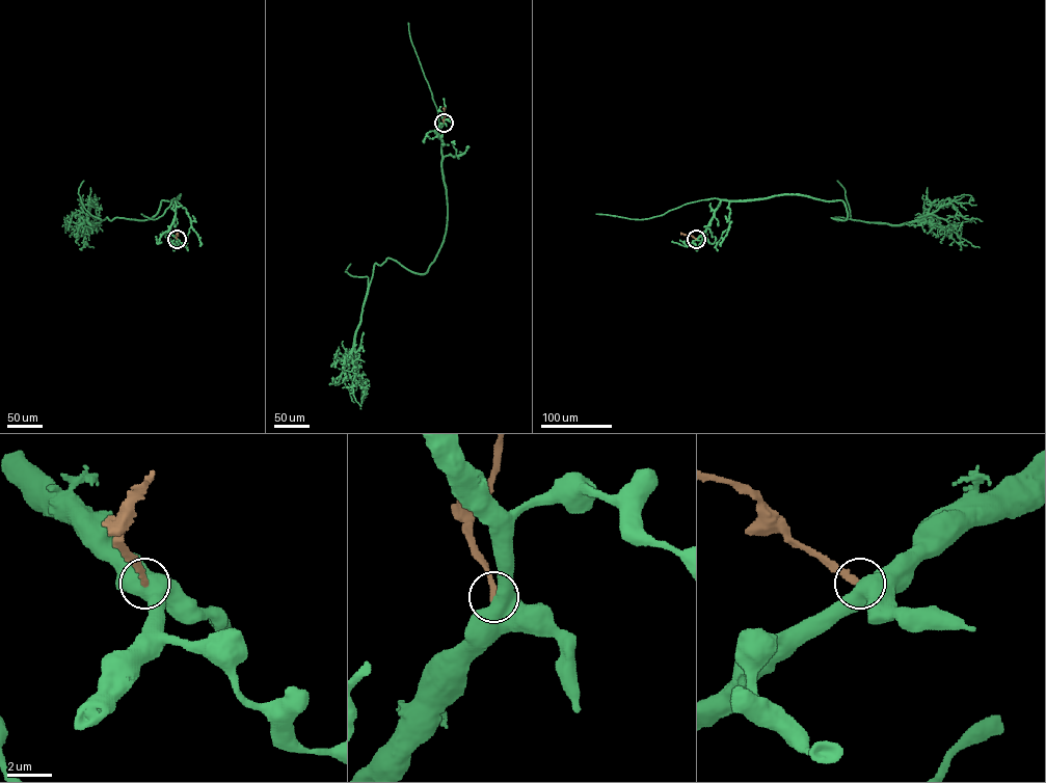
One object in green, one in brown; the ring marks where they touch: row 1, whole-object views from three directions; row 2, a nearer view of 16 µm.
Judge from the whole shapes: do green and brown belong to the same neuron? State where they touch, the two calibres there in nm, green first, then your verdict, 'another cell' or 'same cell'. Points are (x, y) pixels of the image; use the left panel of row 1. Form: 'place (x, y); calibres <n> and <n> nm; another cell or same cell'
place (177, 239); calibres 500 and 280 nm; another cell

